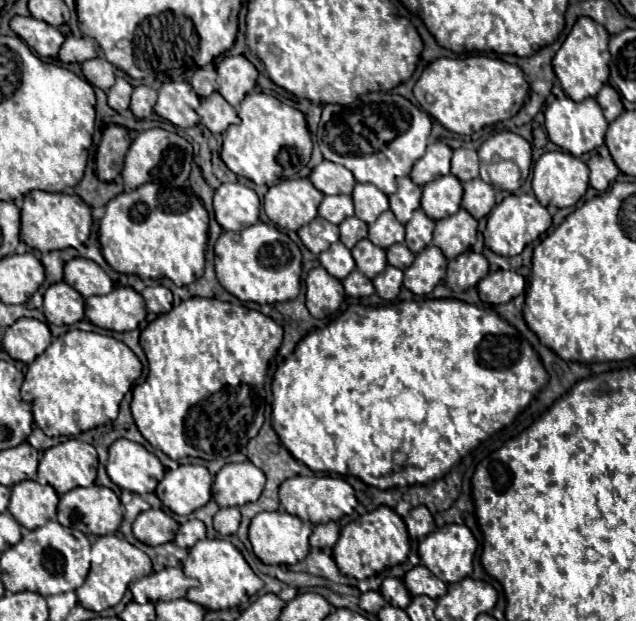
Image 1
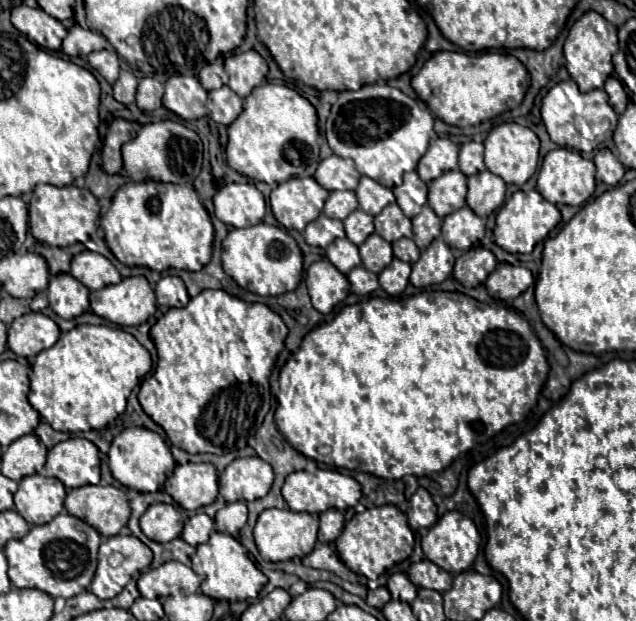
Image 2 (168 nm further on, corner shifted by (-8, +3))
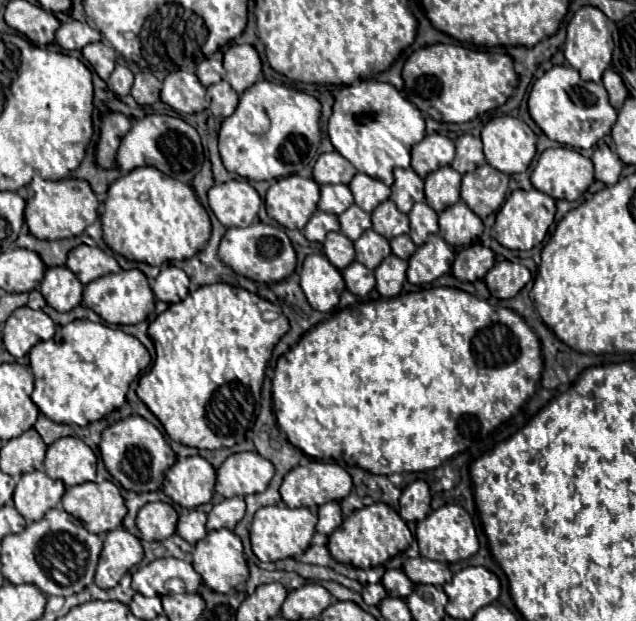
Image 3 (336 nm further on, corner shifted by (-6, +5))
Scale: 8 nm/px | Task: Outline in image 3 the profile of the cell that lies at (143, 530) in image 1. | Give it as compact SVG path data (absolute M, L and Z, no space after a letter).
M150 502L142 506L136 518L136 526L142 532L142 540L166 540L176 532L178 514L170 504Z

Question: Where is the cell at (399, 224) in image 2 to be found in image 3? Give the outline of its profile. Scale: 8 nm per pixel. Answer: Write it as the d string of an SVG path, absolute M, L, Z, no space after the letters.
M392 200L382 202L374 212L372 212L372 228L384 236L384 238L394 238L400 234L408 234L408 216L402 214Z

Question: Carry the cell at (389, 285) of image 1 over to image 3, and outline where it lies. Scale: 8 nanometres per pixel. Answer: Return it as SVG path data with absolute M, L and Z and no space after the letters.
M390 254L388 258L384 258L382 264L374 270L376 290L380 292L380 296L384 298L398 296L406 280L406 270L408 270L408 262L400 260L398 256Z

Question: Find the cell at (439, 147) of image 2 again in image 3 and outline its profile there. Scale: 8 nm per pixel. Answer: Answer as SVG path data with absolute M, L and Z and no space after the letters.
M440 134L426 136L418 146L412 150L412 170L426 178L430 172L436 172L442 166L452 164L454 160L454 142Z

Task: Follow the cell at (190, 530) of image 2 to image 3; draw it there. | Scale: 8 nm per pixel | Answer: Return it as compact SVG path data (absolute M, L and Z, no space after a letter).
M190 510L186 516L180 516L176 534L182 536L188 544L196 544L206 538L206 514L202 510Z

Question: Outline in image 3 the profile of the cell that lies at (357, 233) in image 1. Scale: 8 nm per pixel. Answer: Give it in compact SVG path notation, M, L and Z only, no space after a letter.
M352 204L346 212L342 212L342 214L338 216L338 220L340 220L340 232L342 232L346 238L350 238L352 242L358 240L364 230L372 228L372 224L370 224L370 214L366 214L366 212L364 212L362 208L358 208L356 204Z

